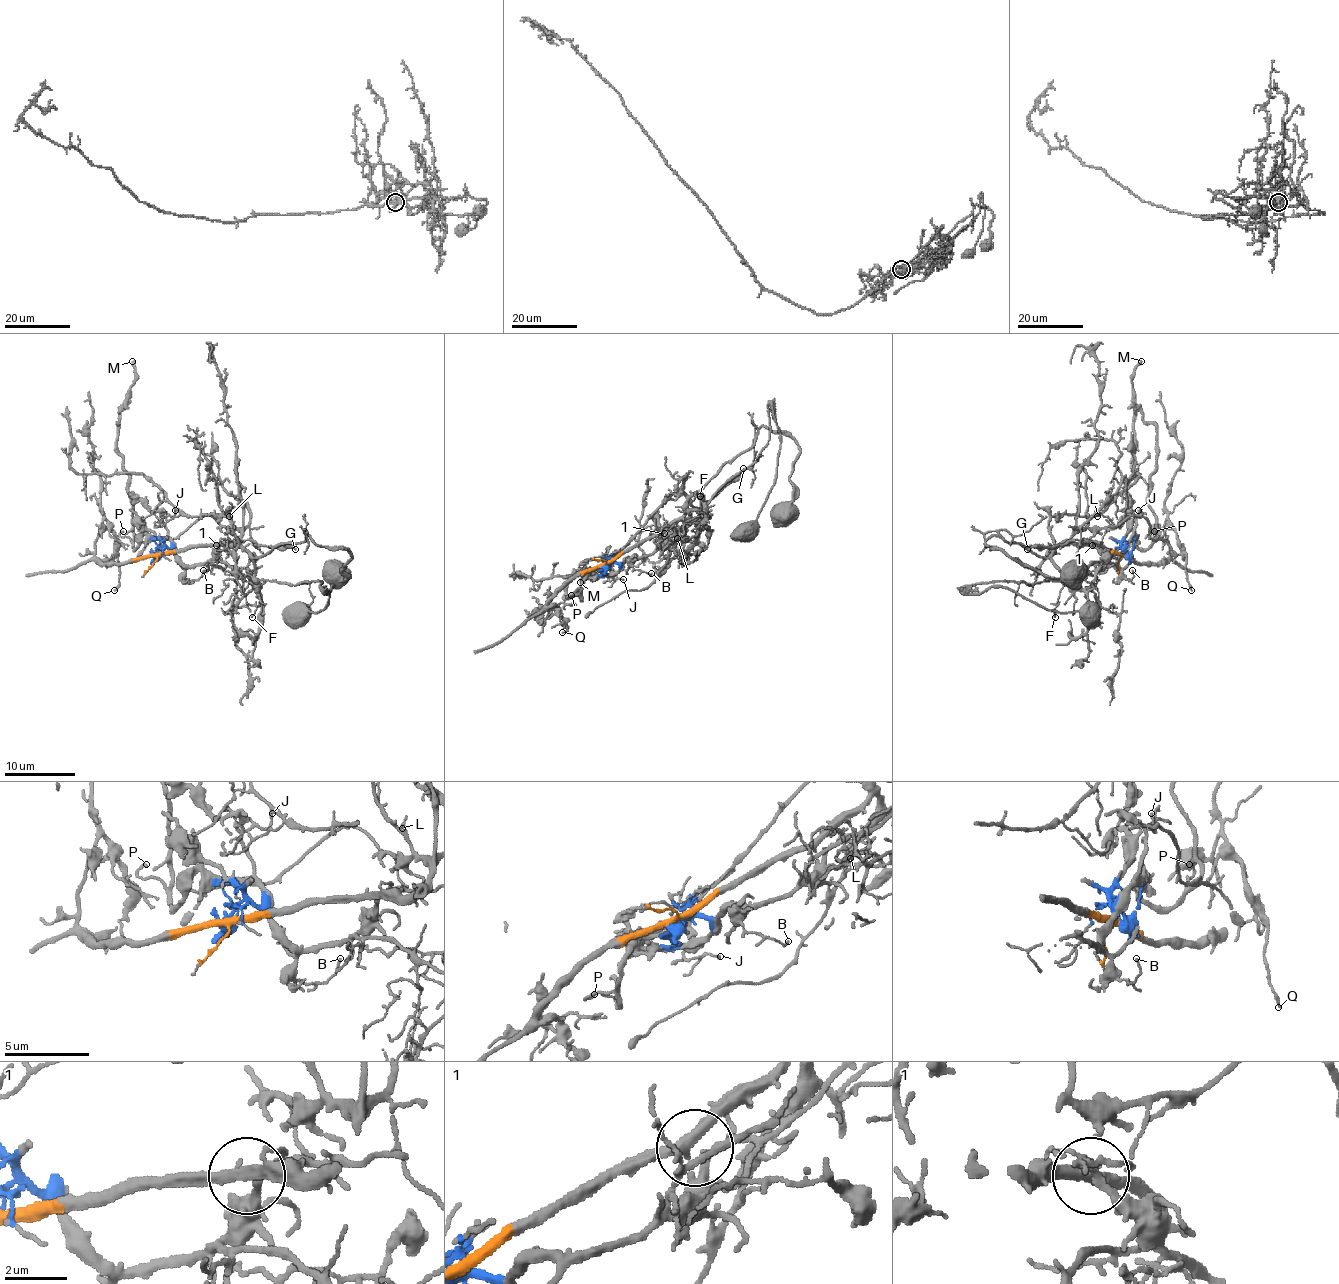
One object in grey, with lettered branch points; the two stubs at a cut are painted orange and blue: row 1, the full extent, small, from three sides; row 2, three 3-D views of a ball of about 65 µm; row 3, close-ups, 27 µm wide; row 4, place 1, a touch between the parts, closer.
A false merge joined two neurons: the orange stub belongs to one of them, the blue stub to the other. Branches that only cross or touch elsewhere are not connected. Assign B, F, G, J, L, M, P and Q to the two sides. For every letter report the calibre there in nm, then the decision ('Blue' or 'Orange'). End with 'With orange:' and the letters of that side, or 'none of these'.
B: Thickness 100 nm. Blue
F: Thickness 80 nm. Orange
G: Thickness 130 nm. Blue
J: Thickness 100 nm. Blue
L: Thickness 140 nm. Orange
M: Thickness 280 nm. Blue
P: Thickness 130 nm. Blue
Q: Thickness 170 nm. Orange
With orange: F, L, Q

